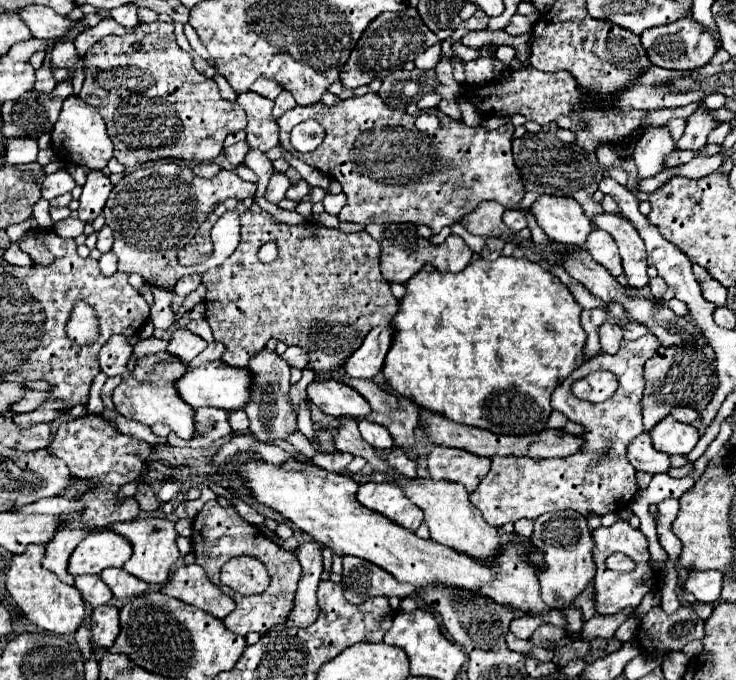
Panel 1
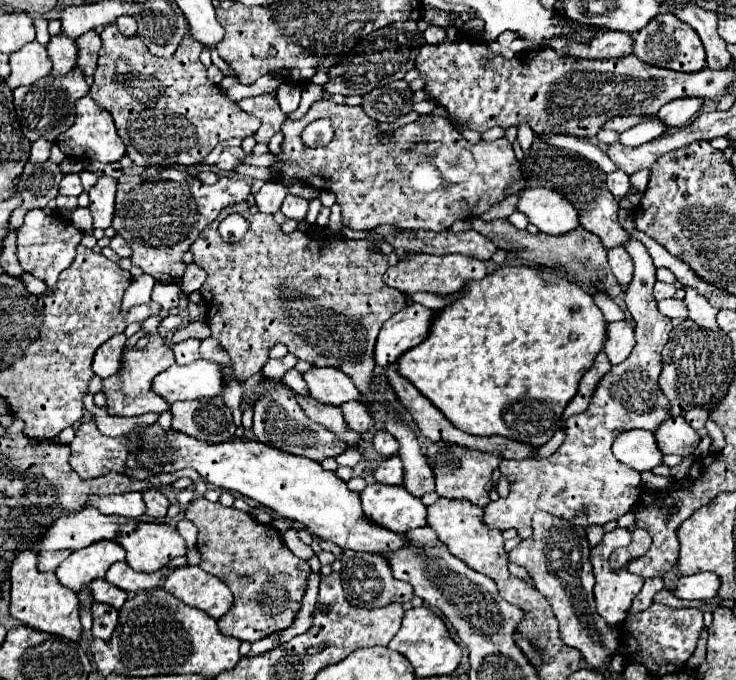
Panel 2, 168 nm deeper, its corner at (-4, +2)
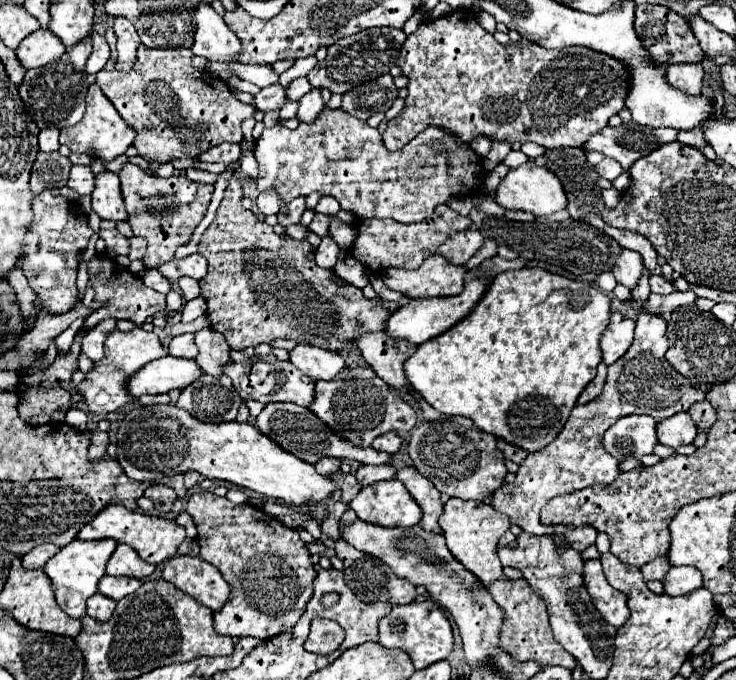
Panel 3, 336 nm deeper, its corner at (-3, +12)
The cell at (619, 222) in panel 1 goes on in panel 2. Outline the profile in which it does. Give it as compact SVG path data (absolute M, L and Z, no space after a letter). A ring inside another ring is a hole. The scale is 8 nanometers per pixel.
M630 236L624 242L624 248L634 260L634 276L626 290L626 308L636 322L636 346L624 362L612 366L610 372L602 376L590 398L588 410L566 420L566 438L552 456L538 460L500 462L498 470L502 478L514 476L514 482L510 484L510 492L506 498L498 498L484 506L484 522L488 526L494 526L498 530L514 528L518 530L520 538L528 538L532 534L530 518L538 510L562 516L578 526L602 526L608 520L618 520L640 500L640 494L644 490L640 472L618 462L612 454L612 444L622 432L634 428L654 432L660 422L670 418L668 400L660 394L656 380L662 370L660 352L668 342L672 322L656 308L656 300L652 296L656 266L646 246Z

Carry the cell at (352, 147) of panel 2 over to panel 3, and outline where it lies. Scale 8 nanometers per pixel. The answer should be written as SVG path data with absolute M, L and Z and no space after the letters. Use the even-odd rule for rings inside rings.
M325 108L323 114L313 124L301 122L297 130L289 130L279 124L273 128L265 128L255 146L255 160L259 166L259 174L255 178L257 190L265 192L273 188L281 196L281 204L287 204L287 206L281 206L277 214L279 224L285 228L299 224L301 214L305 212L305 198L299 198L299 200L293 200L293 198L309 196L311 192L319 192L321 196L333 196L341 204L343 210L349 210L363 220L391 218L395 222L411 224L411 222L423 222L431 216L431 208L435 208L435 204L431 204L431 196L435 196L435 180L439 180L443 172L451 172L451 168L467 168L467 192L475 192L485 178L481 158L471 148L463 148L455 144L455 140L451 140L451 136L447 136L443 128L431 126L424 130L423 134L419 134L415 140L411 140L403 150L389 152L383 146L379 130L371 128L363 120L353 118L341 108L339 110Z

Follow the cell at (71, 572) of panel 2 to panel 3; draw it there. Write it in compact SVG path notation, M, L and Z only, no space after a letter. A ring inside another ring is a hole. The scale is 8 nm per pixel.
M73 540L65 548L61 548L47 564L45 564L45 574L51 580L55 600L67 612L71 618L81 618L85 614L85 602L89 596L97 594L97 584L105 576L105 566L107 560L111 558L115 550L115 540L95 540L95 542L83 542L83 540Z

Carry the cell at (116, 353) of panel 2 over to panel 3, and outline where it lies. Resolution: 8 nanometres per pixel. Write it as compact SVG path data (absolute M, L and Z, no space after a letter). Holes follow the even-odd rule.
M103 318L97 326L89 328L81 338L81 352L87 354L93 362L103 358L103 340L109 332L115 330L115 318Z

